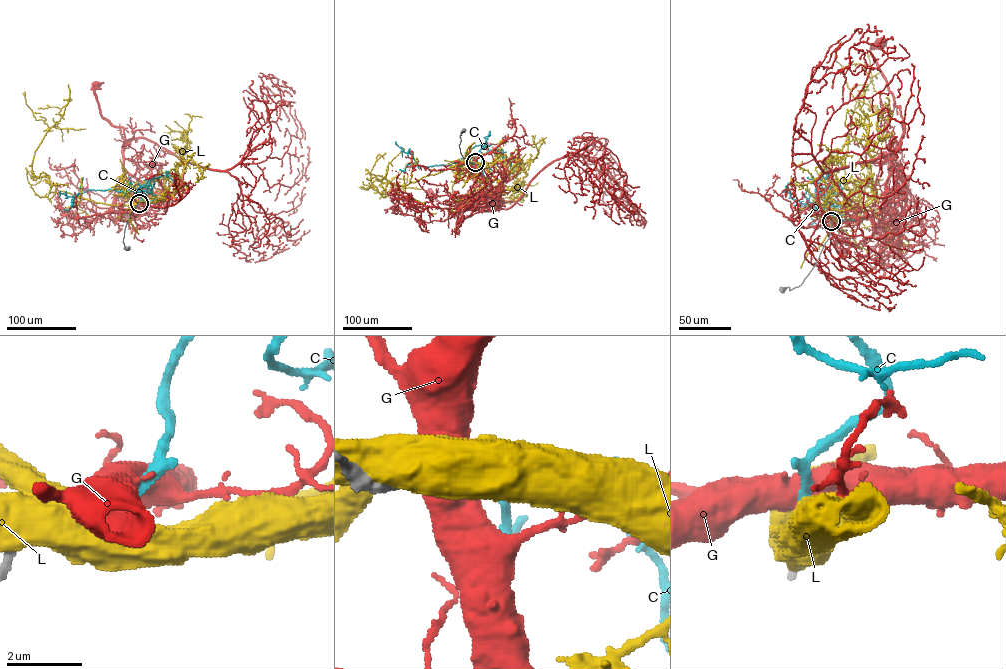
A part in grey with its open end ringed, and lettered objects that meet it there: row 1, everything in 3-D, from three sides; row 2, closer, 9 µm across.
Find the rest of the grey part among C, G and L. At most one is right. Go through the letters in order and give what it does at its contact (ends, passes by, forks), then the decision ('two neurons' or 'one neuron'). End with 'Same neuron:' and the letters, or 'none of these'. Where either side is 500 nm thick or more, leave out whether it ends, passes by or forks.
C: it ends; one neuron
G: two neurons
L: two neurons
Same neuron: C

